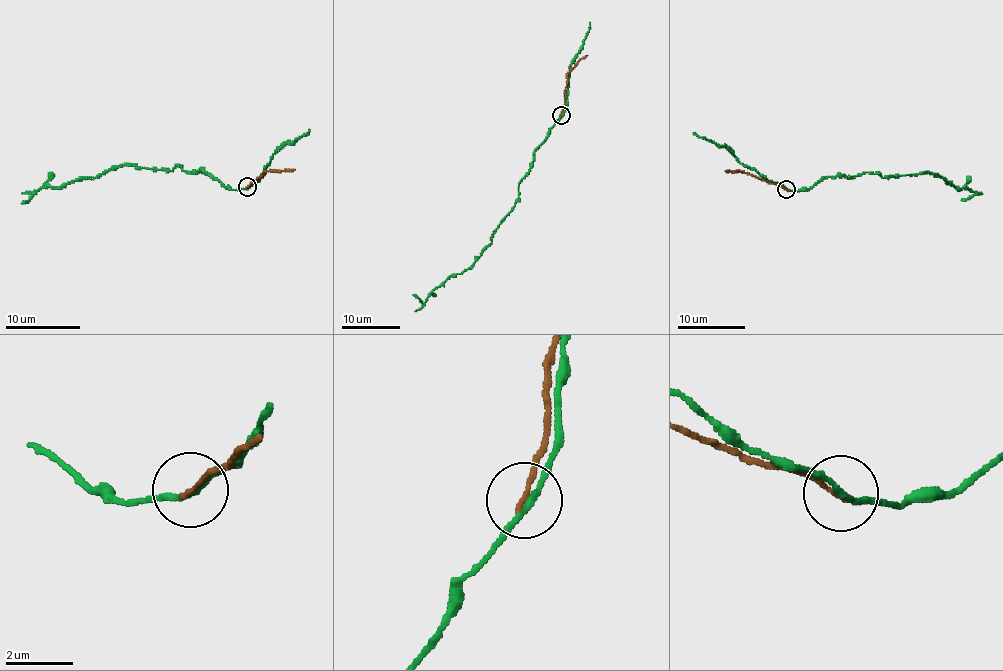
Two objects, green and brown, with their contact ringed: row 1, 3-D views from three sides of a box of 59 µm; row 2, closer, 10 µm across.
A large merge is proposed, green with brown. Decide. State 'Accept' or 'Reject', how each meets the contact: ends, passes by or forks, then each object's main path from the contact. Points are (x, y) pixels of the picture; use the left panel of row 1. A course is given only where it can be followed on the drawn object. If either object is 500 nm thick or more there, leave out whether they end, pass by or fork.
Reject. At the ring green passes by. At the ring brown ends. Course of green: (248, 187), (227, 188), (203, 171), (179, 166), (170, 171), (122, 164), (59, 187), (45, 185), (21, 203). Course of brown: (248, 187), (266, 173), (295, 169)

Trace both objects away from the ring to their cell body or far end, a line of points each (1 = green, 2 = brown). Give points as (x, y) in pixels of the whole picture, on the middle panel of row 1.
1: (561, 115), (534, 152), (533, 166), (518, 184), (518, 200), (491, 243), (423, 303), (413, 294)
2: (561, 115), (568, 73), (587, 55)

